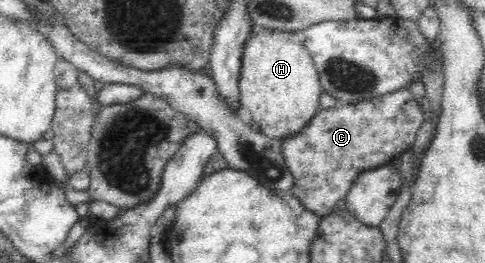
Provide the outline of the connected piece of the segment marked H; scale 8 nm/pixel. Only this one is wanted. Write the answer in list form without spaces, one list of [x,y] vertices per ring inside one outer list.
[[[276,29],[250,35],[243,49],[240,71],[240,105],[250,111],[252,123],[256,122],[261,128],[260,131],[270,138],[286,138],[300,132],[302,126],[306,126],[306,122],[310,122],[310,118],[320,109],[319,99],[323,88],[311,55],[304,42],[293,42],[286,31]]]

